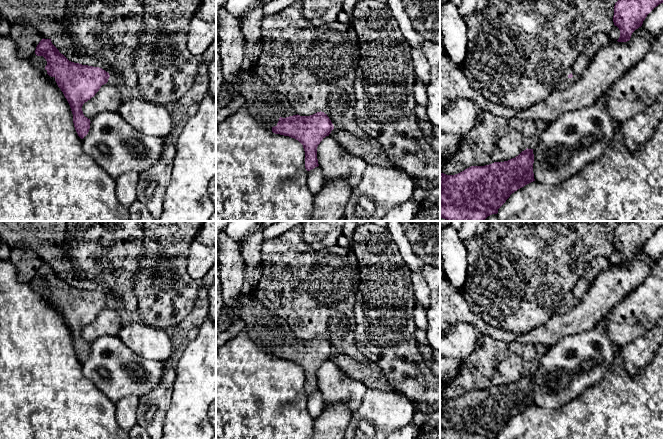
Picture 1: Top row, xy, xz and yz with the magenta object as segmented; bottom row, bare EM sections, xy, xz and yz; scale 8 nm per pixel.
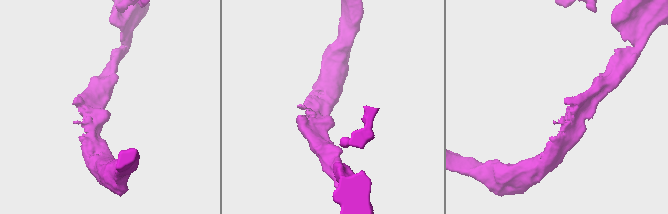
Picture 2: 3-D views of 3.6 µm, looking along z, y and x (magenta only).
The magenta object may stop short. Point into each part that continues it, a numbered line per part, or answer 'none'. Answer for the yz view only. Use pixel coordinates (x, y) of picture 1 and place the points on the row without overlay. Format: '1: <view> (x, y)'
none

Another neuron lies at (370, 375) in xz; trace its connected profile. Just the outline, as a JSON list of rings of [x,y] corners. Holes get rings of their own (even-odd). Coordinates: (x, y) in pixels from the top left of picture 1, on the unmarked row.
[[[333,353],[329,360],[335,363],[348,376],[362,382],[367,388],[393,391],[393,387],[389,384],[382,370],[375,364],[364,364],[338,353]]]

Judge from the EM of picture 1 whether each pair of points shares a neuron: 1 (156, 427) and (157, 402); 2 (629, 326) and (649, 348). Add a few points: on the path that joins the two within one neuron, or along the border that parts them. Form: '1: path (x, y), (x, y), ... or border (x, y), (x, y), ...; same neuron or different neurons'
1: path (155, 421), (155, 408); same neuron
2: border (652, 327), (634, 340), (619, 347); different neurons

